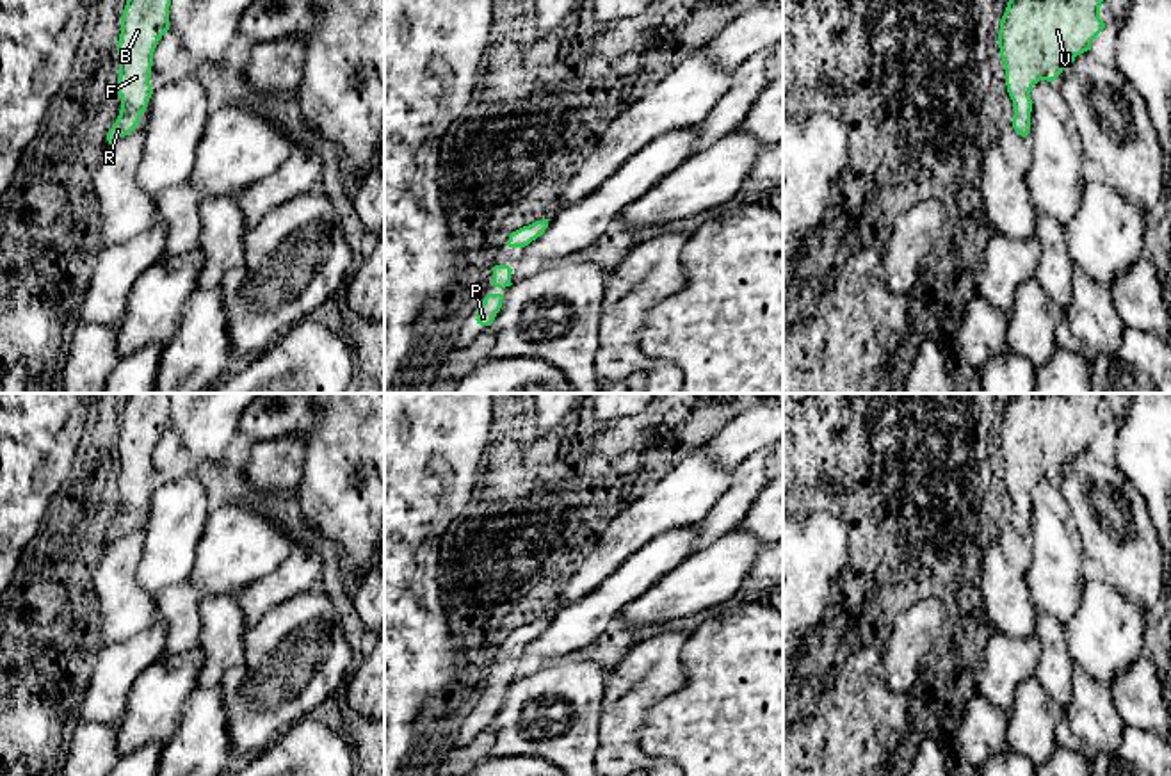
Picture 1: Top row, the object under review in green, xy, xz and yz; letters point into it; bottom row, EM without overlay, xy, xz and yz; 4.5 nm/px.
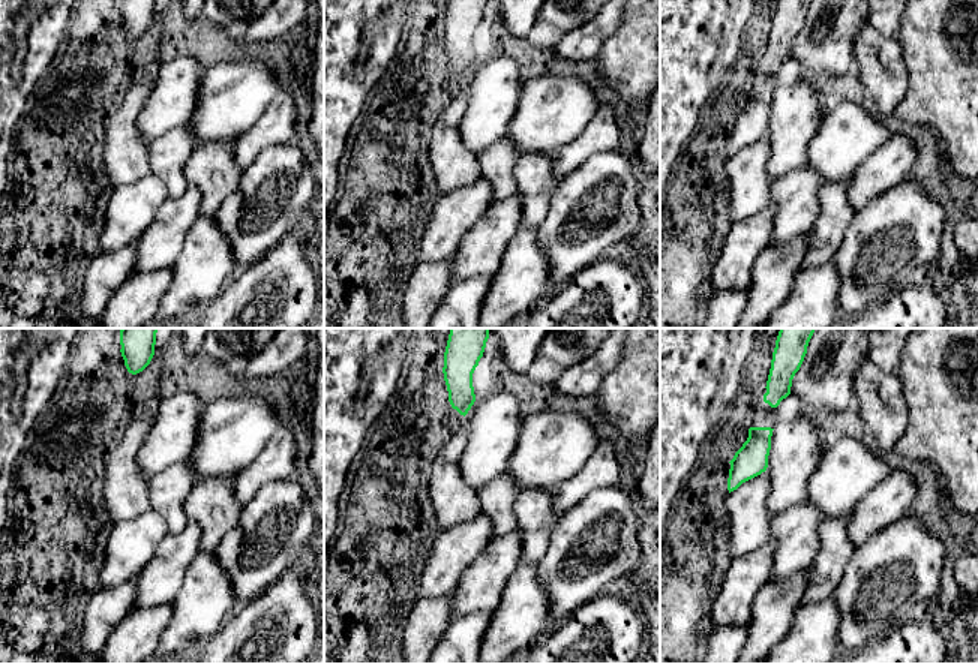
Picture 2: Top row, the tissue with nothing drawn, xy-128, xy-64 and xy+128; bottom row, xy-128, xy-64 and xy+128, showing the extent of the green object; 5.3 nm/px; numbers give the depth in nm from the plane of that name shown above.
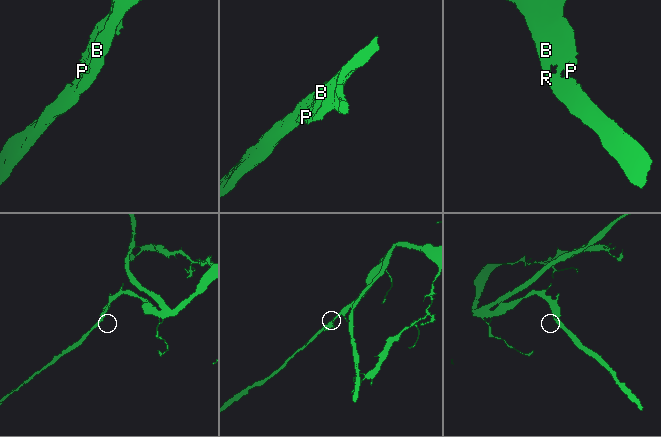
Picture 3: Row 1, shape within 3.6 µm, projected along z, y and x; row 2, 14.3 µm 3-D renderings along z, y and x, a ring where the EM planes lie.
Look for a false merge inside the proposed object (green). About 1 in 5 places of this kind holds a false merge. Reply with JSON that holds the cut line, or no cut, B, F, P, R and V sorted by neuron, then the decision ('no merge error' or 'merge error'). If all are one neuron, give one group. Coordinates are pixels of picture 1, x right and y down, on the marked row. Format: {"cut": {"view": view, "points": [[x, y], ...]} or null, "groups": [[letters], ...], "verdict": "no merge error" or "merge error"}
{"cut": null, "groups": [["B", "F", "P", "R", "V"]], "verdict": "no merge error"}

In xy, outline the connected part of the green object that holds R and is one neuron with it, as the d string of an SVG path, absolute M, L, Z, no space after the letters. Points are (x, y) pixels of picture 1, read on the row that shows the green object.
M126 0L117 41L121 110L107 133L109 144L132 133L153 94L153 52L169 30L171 0Z

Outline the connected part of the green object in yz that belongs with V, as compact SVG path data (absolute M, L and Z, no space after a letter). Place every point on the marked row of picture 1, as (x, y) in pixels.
M1009 0L1000 21L998 48L1005 69L1005 85L1013 100L1013 128L1022 137L1030 130L1030 89L1039 80L1055 80L1077 55L1091 50L1093 39L1105 28L1100 20L1103 0Z

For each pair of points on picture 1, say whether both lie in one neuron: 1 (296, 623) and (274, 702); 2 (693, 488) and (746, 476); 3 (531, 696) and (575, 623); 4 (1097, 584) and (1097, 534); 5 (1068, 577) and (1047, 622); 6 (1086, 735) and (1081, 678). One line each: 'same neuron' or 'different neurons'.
1: same neuron
2: different neurons
3: different neurons
4: different neurons
5: different neurons
6: same neuron

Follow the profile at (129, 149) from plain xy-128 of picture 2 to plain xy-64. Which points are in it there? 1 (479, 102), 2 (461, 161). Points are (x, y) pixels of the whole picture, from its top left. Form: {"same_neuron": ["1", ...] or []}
{"same_neuron": ["2"]}

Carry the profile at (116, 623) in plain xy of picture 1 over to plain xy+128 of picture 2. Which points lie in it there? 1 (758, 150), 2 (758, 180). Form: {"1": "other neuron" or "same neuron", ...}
{"1": "same neuron", "2": "same neuron"}

